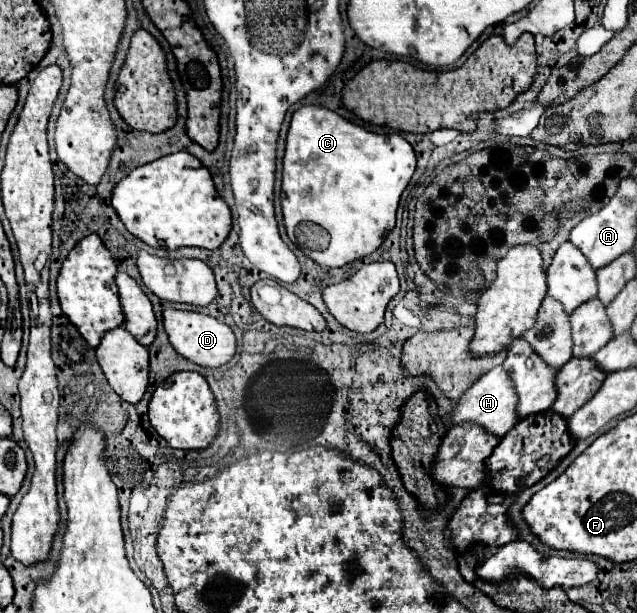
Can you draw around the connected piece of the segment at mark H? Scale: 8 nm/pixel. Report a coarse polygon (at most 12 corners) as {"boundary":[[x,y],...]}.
{"boundary":[[494,367],[452,403],[448,429],[504,437],[518,423],[514,385]]}

